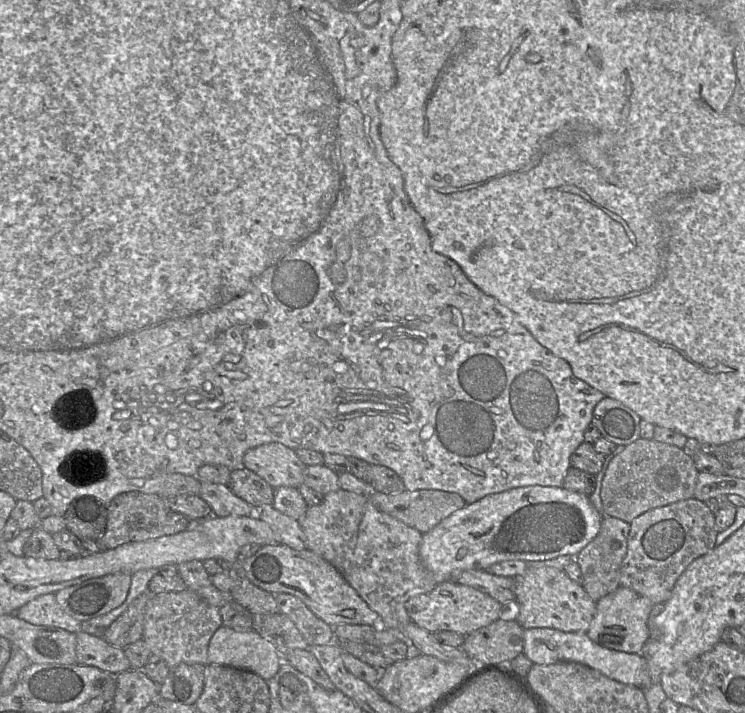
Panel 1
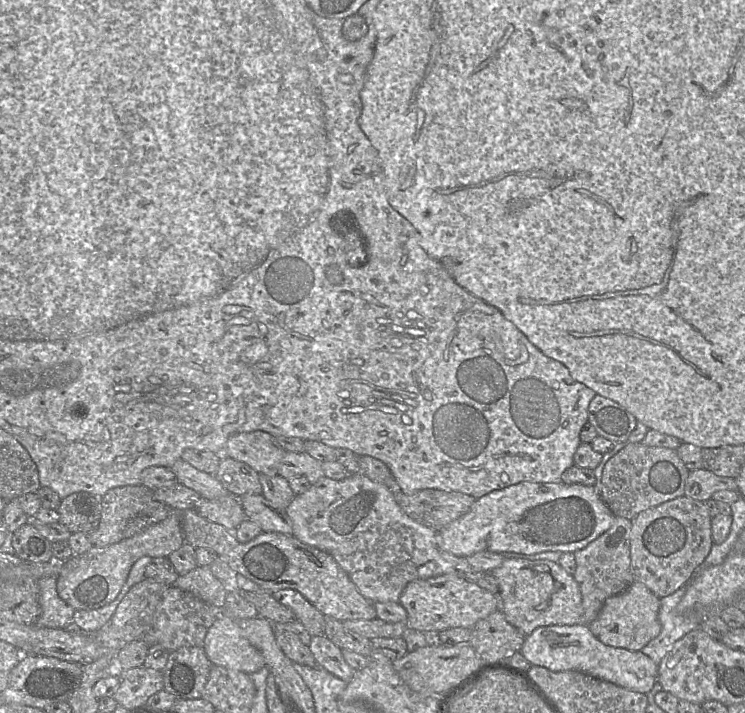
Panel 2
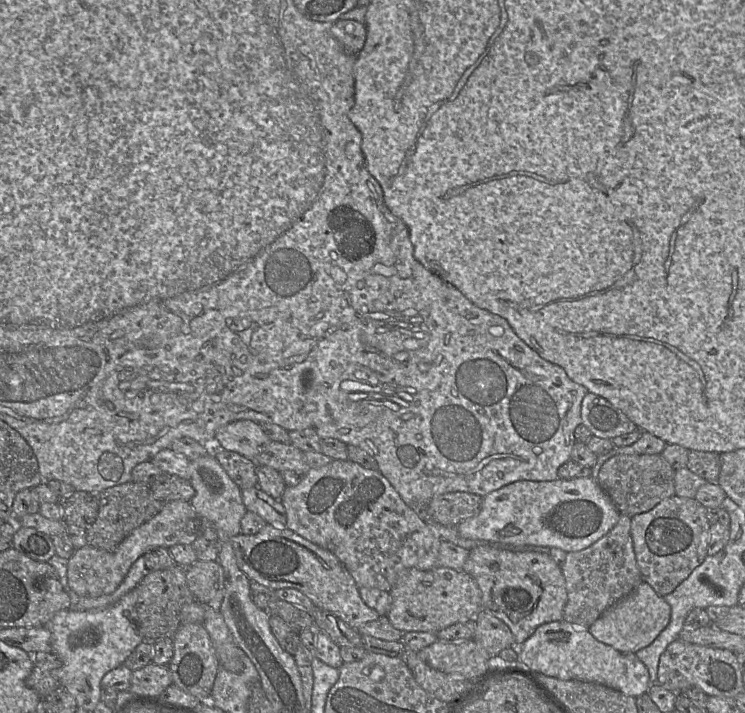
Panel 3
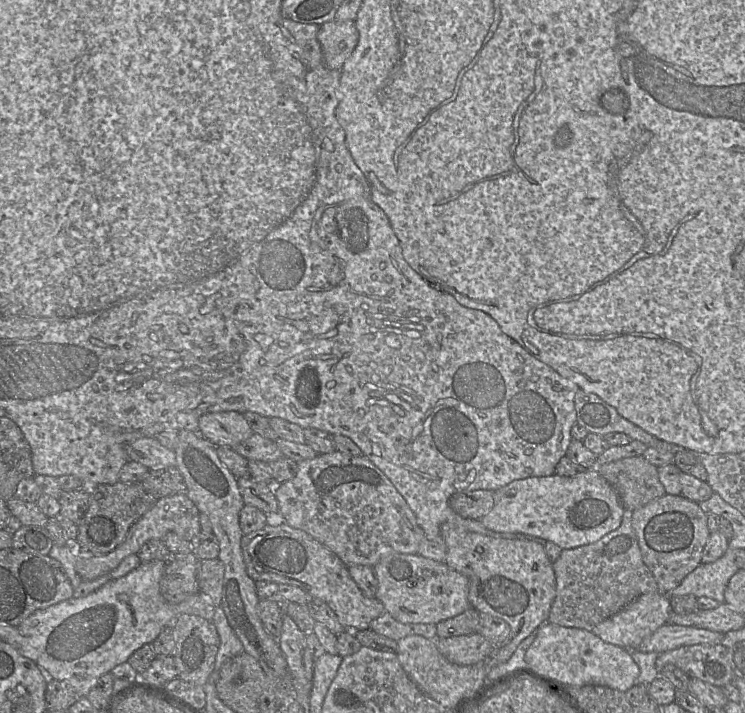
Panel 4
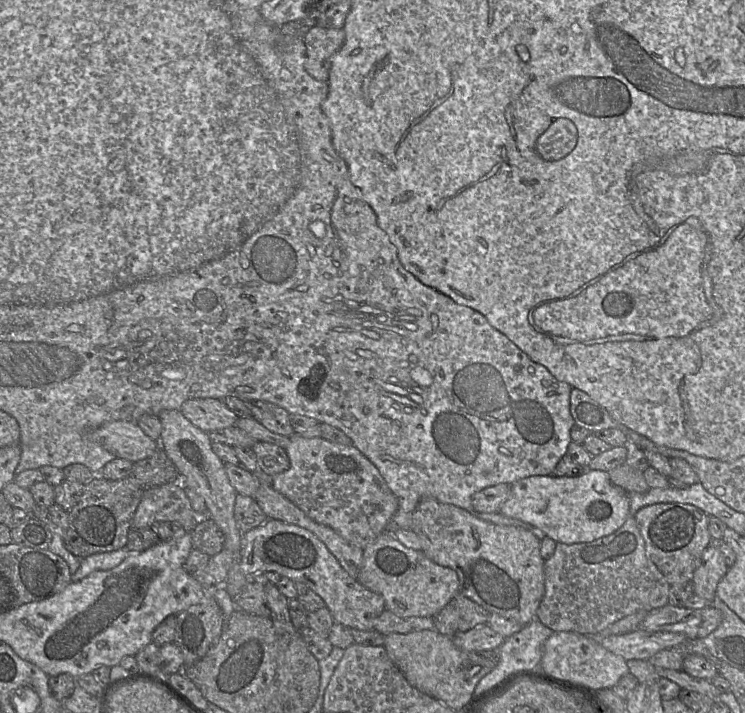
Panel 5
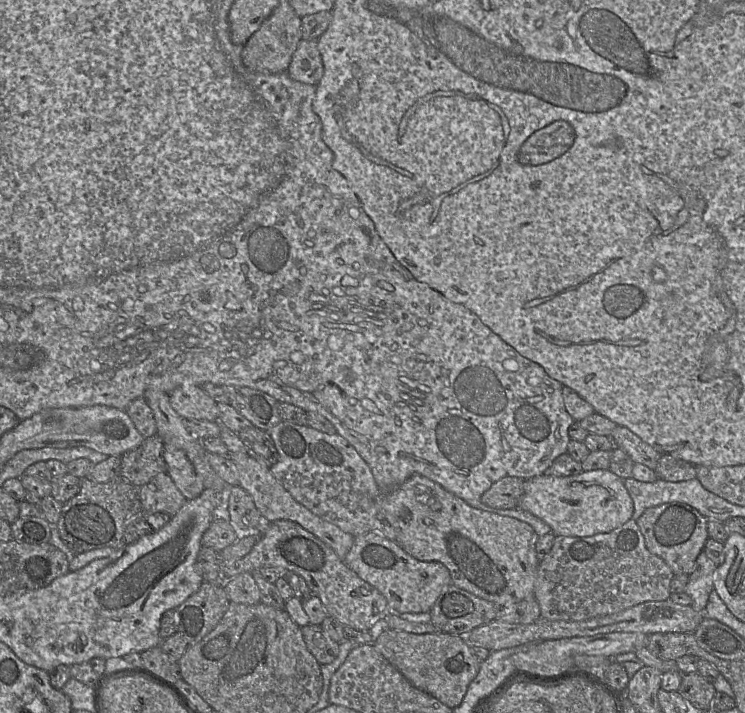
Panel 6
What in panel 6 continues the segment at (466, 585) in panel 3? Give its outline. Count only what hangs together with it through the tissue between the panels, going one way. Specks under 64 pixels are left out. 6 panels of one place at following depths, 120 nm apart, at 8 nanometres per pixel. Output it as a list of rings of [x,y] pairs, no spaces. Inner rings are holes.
[[[375,531],[356,536],[344,562],[383,594],[389,610],[395,614],[430,612],[441,593],[452,584],[450,572],[442,563],[417,560],[395,541]]]

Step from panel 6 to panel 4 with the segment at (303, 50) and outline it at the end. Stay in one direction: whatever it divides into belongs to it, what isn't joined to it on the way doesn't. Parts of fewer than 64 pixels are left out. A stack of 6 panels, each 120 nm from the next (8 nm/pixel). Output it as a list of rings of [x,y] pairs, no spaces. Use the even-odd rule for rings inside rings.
[[[332,20],[320,26],[318,40],[329,69],[340,70],[355,50],[359,32],[355,21]]]

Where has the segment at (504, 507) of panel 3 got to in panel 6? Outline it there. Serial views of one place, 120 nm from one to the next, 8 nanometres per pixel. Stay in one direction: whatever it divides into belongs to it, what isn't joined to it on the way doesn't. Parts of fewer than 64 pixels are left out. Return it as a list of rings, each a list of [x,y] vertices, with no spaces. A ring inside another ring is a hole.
[[[609,469],[582,471],[577,475],[540,475],[525,480],[518,508],[528,511],[551,527],[555,536],[587,537],[606,533],[631,519],[633,500],[624,480]]]

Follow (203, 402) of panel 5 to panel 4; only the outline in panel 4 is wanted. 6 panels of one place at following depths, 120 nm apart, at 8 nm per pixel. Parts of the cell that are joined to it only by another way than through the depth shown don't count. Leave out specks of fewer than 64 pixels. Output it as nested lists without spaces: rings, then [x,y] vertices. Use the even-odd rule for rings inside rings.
[[[222,411],[204,414],[199,419],[198,432],[214,446],[235,448],[254,432],[242,413]]]

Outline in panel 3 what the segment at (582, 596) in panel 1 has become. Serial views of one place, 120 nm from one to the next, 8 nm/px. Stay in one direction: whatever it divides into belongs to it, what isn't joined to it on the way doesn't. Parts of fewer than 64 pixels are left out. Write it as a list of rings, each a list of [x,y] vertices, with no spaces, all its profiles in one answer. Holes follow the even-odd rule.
[[[487,545],[477,546],[470,550],[462,571],[470,575],[481,590],[482,610],[490,612],[510,628],[516,646],[525,642],[538,626],[563,618],[563,610],[567,602],[565,578],[561,568],[547,553],[516,552]]]

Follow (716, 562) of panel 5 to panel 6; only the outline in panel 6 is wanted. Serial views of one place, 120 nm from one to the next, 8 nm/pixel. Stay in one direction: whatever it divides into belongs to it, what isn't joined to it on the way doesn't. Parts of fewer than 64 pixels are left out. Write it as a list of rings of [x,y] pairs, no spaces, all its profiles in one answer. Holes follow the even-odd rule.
[[[701,551],[684,590],[691,597],[691,607],[696,612],[704,613],[709,595],[714,590],[713,576],[716,568],[717,565],[707,557],[705,552]]]

